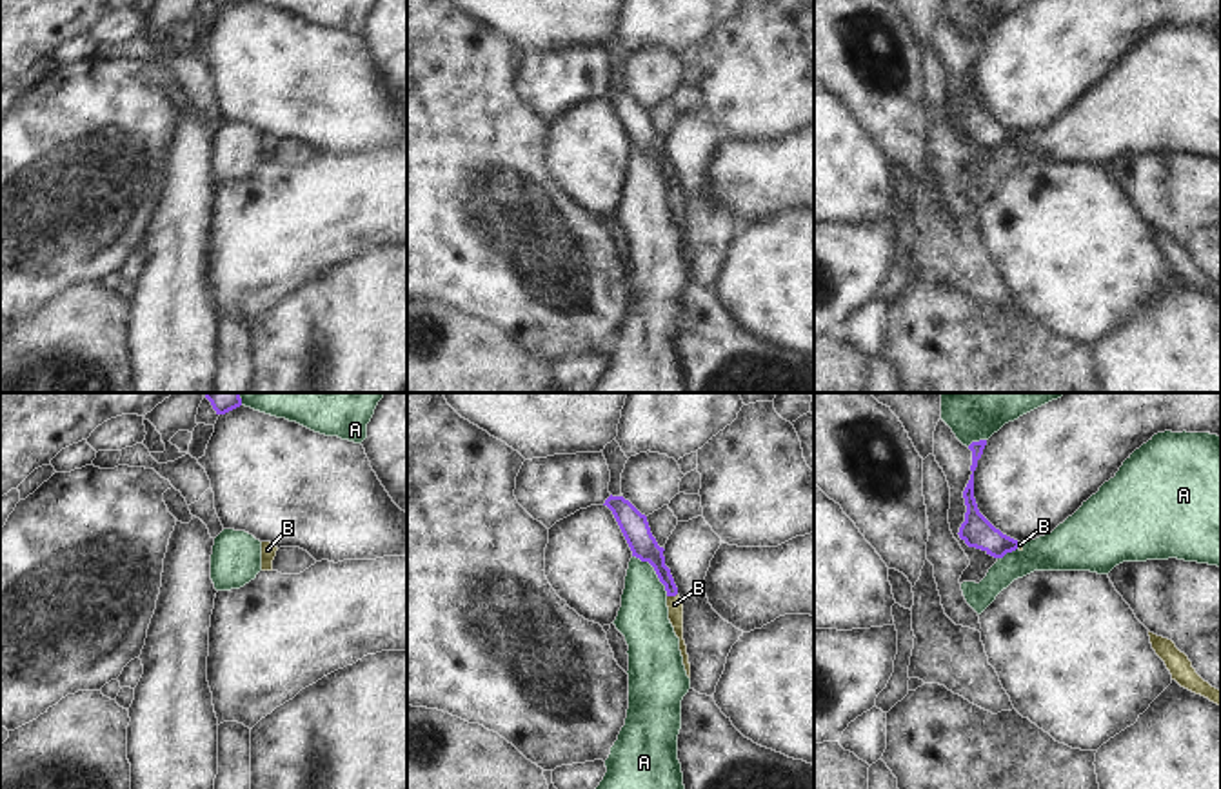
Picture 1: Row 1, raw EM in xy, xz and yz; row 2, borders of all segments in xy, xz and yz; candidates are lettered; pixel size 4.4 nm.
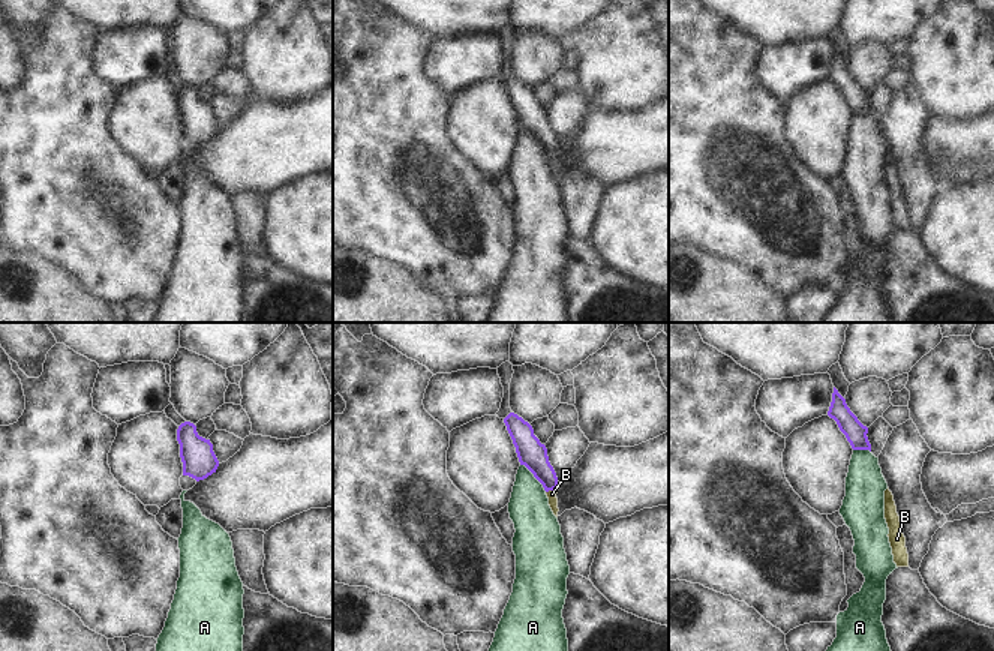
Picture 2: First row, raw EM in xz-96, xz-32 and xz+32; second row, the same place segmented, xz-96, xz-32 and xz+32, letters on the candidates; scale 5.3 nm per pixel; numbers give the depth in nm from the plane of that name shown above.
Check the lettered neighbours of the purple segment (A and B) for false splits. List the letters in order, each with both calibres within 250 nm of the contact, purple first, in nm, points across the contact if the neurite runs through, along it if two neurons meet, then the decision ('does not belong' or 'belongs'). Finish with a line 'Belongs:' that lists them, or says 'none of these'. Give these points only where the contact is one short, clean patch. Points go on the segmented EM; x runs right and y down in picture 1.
A: 120 nm thick on the purple side, 220 nm on the other; does not belong
B: 120 nm thick on the purple side, 70 nm on the other; runs through xz (644, 546), (656, 559), (671, 595), (675, 604); belongs
Belongs: B

